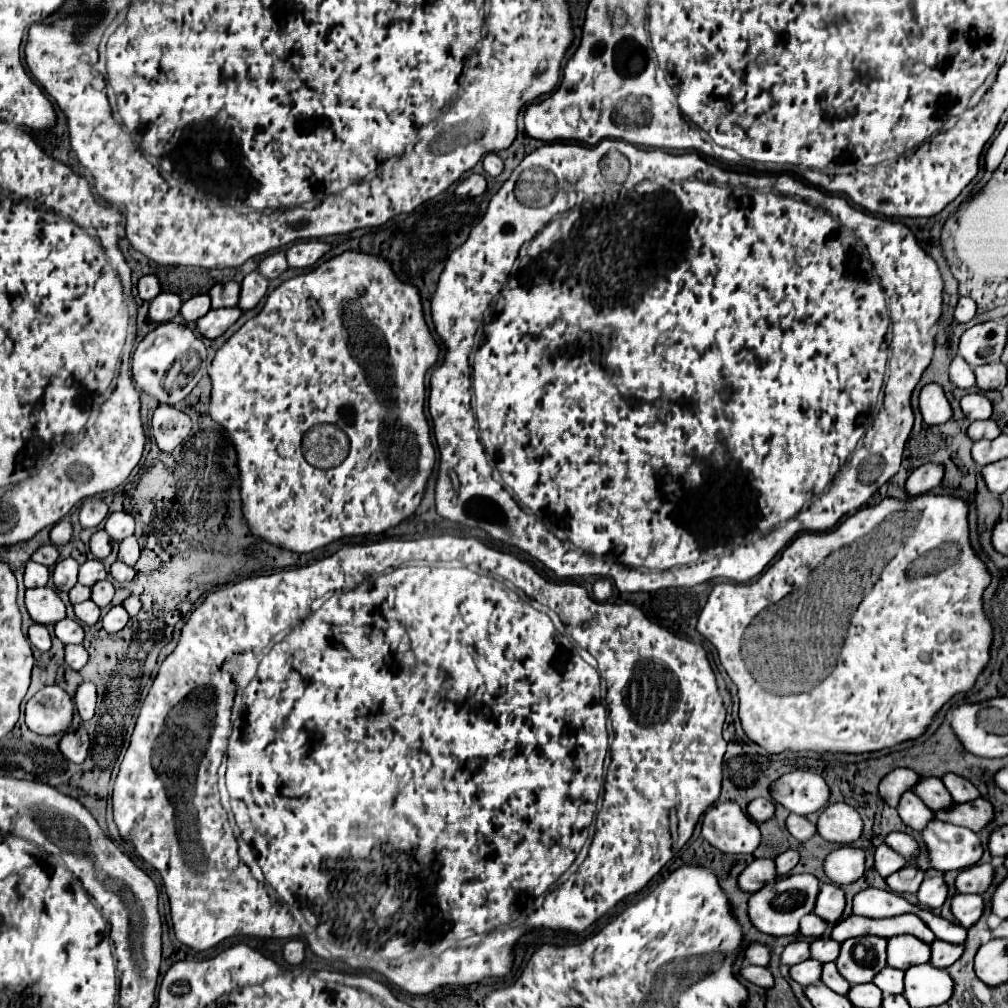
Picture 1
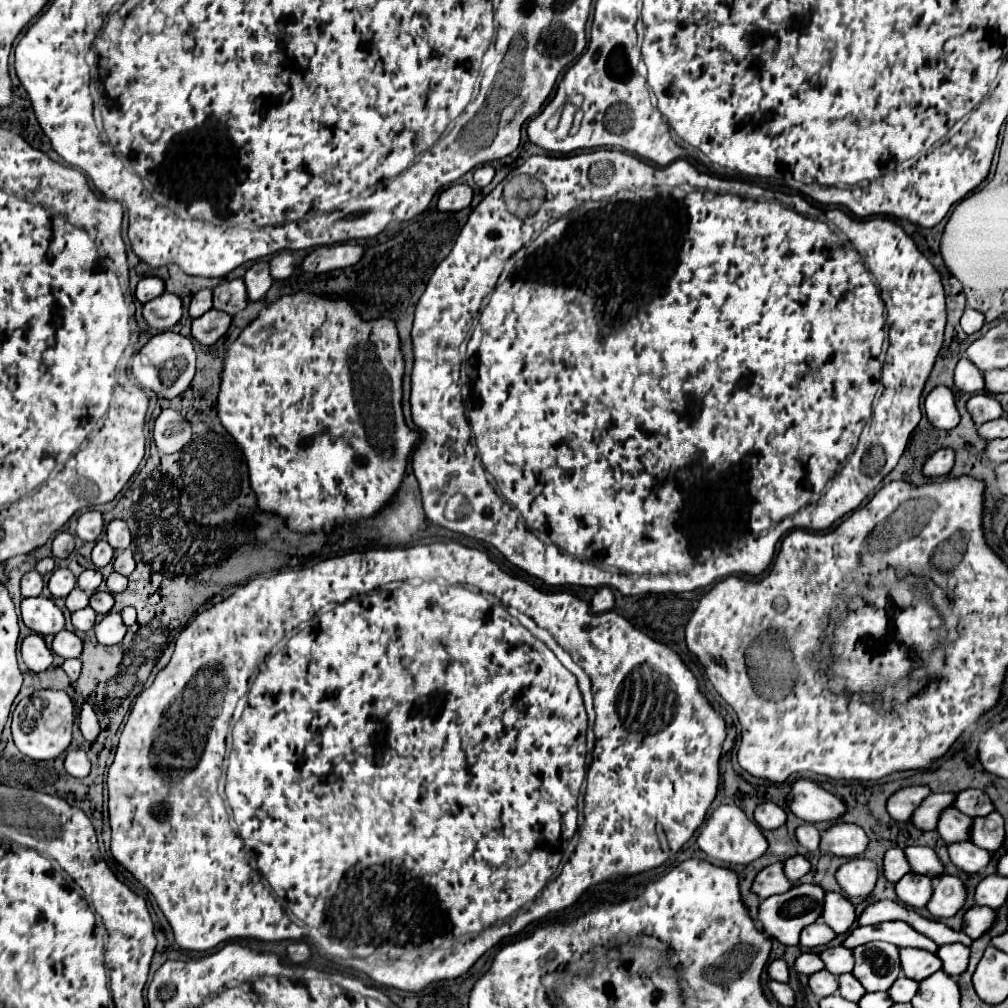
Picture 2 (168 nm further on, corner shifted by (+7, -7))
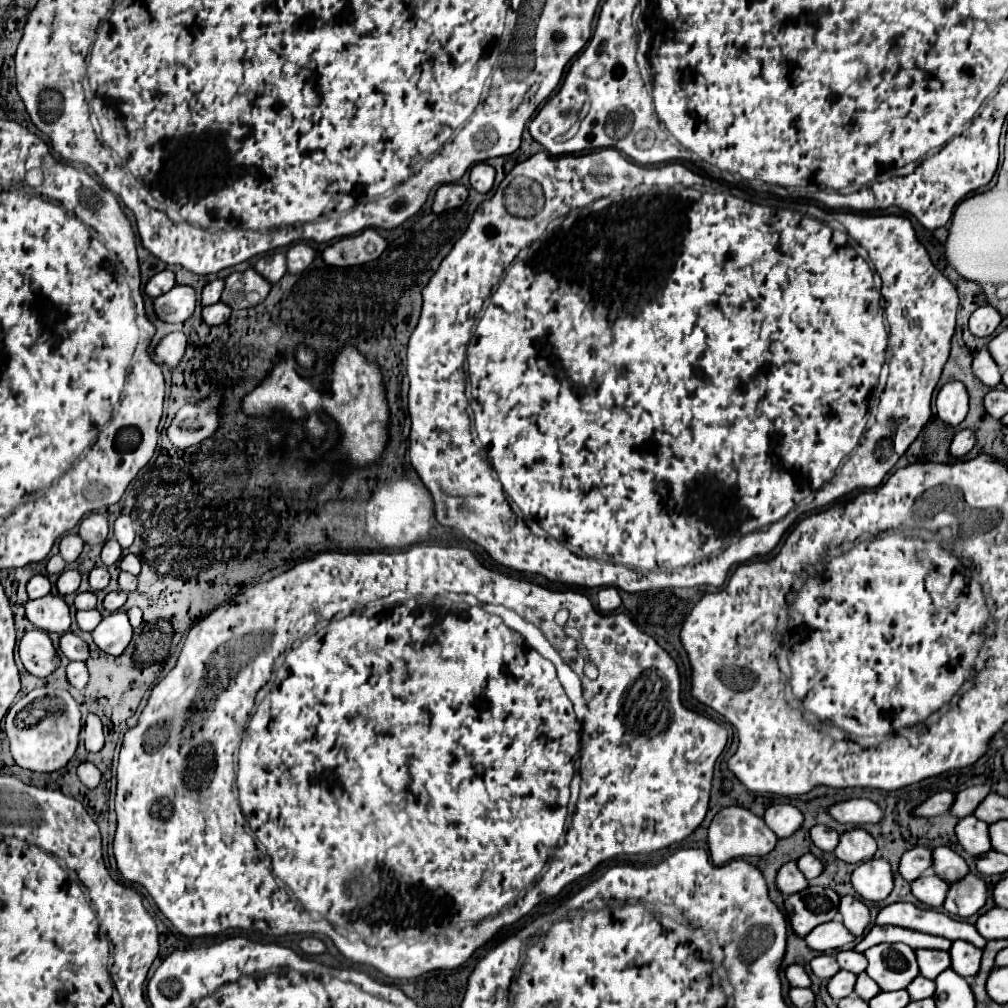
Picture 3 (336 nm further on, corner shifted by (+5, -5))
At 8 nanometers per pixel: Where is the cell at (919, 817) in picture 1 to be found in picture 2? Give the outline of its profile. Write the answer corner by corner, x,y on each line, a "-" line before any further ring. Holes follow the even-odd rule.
930,794
928,798
924,798
924,802
912,812
912,824
918,830
930,832
936,828
938,816
946,806
952,806
954,802
954,794
948,794
948,798
938,798
938,794

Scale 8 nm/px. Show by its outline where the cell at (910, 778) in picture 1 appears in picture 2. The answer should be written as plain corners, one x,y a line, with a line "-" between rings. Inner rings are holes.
906,786
906,788
900,788
898,792
894,792
888,802
886,802
886,810
888,814
894,818
894,820
900,820
900,822
906,822
914,808
930,794
930,788
928,786

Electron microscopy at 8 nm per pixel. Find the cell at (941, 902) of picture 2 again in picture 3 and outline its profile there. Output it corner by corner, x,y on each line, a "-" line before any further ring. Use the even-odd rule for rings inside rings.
968,874
960,882
952,884
944,902
944,910
952,916
968,918
976,914
988,900
988,884
984,878

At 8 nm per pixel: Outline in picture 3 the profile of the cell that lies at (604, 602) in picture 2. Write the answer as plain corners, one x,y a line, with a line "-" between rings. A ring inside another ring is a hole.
612,586
603,587
600,592
598,592
598,608
602,612
614,612
622,600
620,600
620,594
618,590

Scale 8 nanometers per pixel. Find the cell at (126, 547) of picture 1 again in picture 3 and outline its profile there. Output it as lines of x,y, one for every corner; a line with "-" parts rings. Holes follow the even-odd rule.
126,554
122,558
122,562
120,562
120,568
126,570
126,572
130,572
130,574
134,574
134,576
138,576
140,574
140,560
138,560
138,556

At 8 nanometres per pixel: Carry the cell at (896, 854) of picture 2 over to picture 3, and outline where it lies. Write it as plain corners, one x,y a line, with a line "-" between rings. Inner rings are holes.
912,848
900,860
900,874
904,880
914,882
922,872
932,868
932,850
930,848

